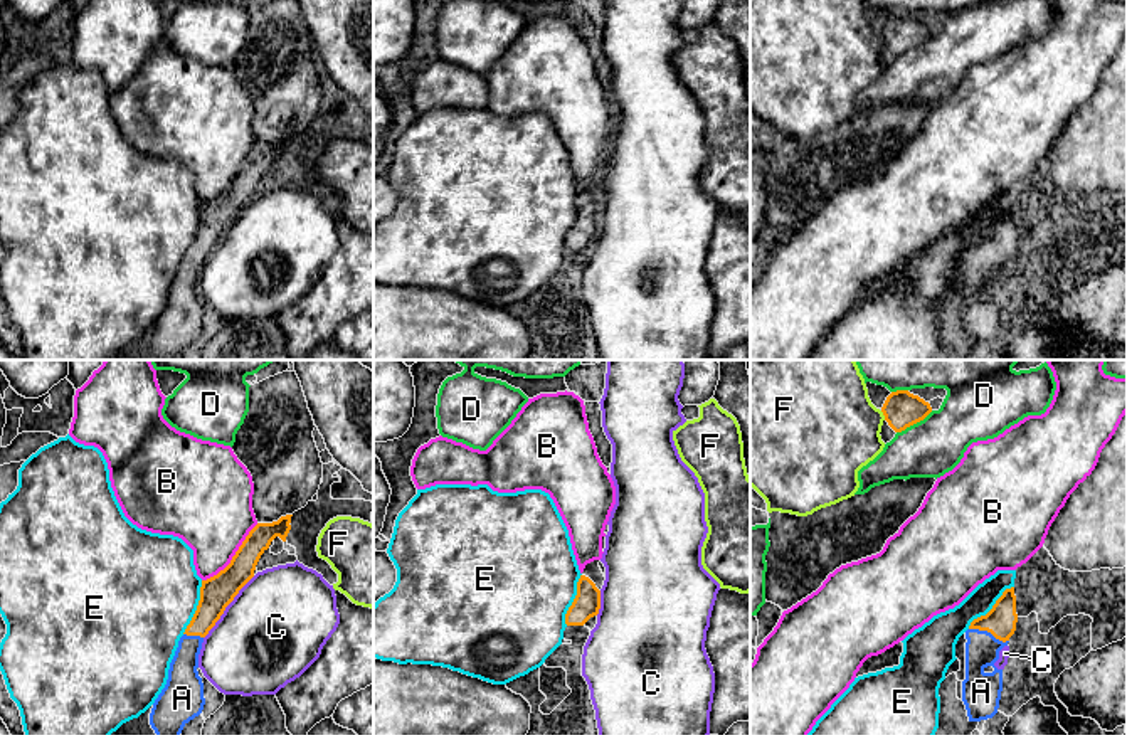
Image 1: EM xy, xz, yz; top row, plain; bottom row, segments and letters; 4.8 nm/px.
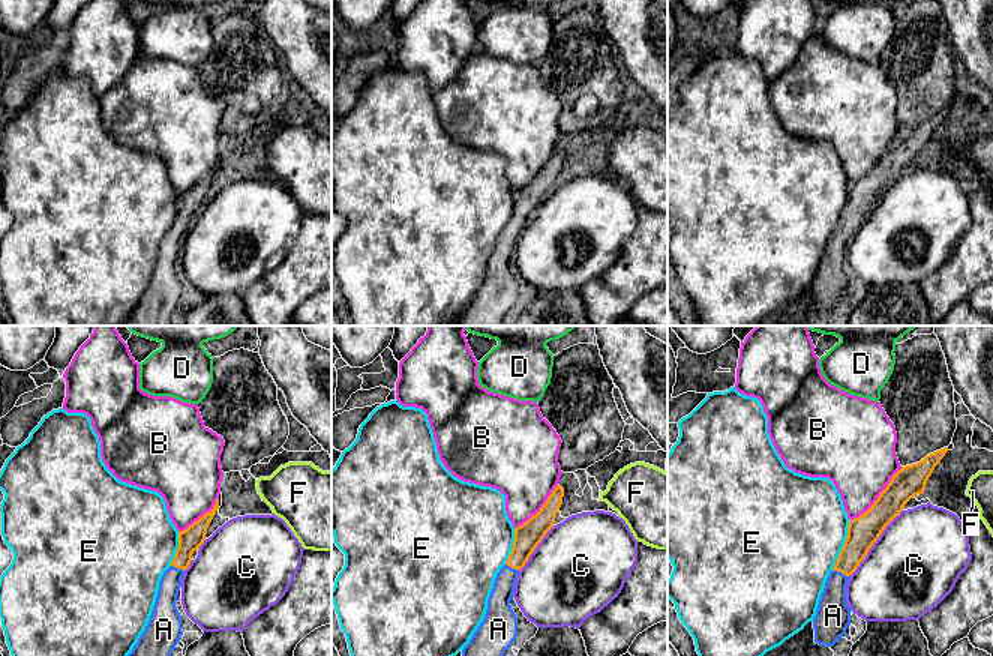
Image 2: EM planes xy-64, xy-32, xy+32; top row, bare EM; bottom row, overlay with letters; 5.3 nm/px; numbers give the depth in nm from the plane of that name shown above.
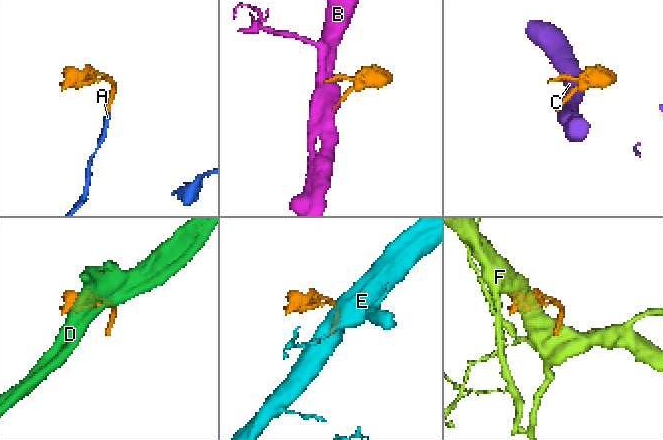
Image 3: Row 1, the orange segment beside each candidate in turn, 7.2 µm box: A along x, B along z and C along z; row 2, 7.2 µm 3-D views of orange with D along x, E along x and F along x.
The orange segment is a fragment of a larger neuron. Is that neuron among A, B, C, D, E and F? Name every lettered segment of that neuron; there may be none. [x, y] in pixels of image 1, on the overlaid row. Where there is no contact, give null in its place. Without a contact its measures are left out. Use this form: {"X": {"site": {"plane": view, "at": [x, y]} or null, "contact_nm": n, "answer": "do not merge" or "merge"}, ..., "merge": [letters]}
{"A": {"site": {"plane": "yz", "at": [989, 631]}, "contact_nm": 200, "answer": "merge"}, "B": {"site": {"plane": "xy", "at": [232, 557]}, "contact_nm": 380, "answer": "do not merge"}, "C": {"site": {"plane": "xy", "at": [226, 606]}, "contact_nm": 380, "answer": "do not merge"}, "D": {"site": {"plane": "yz", "at": [914, 423]}, "contact_nm": 200, "answer": "do not merge"}, "E": {"site": {"plane": "yz", "at": [993, 608]}, "contact_nm": 300, "answer": "do not merge"}, "F": {"site": {"plane": "yz", "at": [883, 414]}, "contact_nm": 50, "answer": "do not merge"}, "merge": ["A"]}

